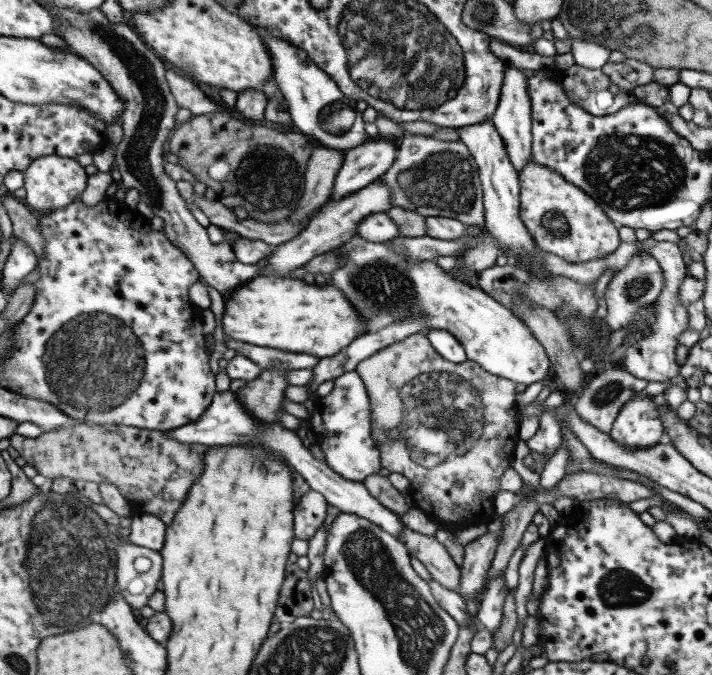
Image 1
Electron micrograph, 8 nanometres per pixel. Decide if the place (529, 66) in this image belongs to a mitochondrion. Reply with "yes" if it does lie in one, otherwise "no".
no

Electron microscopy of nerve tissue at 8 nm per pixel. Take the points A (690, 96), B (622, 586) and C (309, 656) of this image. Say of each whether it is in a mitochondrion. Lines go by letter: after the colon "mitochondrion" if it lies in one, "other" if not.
A: other
B: mitochondrion
C: mitochondrion

